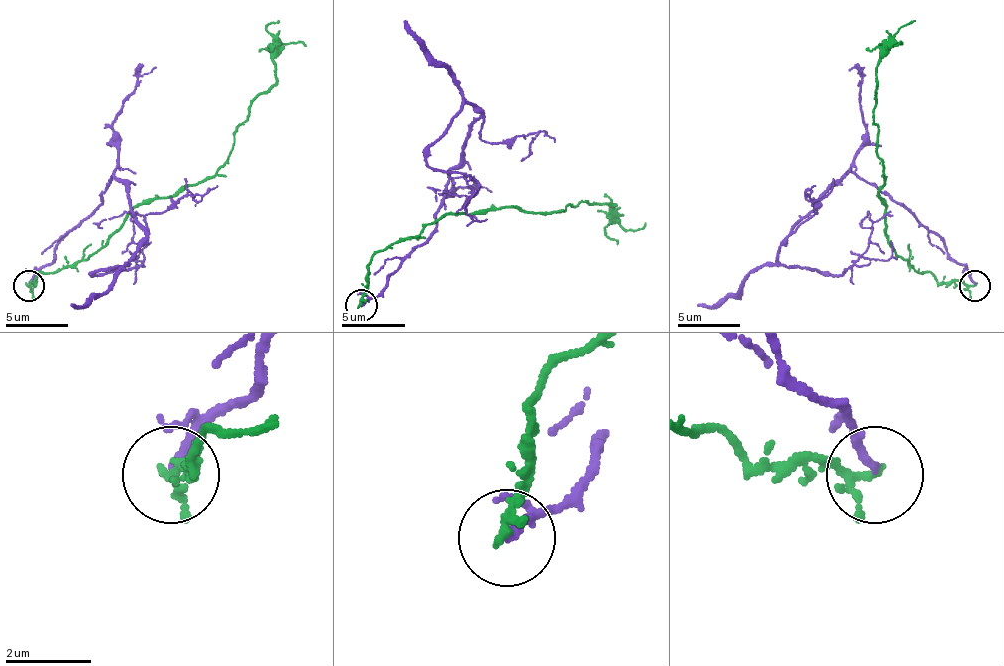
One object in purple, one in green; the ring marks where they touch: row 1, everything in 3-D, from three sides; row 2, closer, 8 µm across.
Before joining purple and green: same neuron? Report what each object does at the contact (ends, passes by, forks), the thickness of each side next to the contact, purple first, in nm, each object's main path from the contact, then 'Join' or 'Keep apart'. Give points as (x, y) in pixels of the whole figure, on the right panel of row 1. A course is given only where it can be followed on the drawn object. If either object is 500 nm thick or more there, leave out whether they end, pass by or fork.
At the ring purple ends. At the ring green passes by. Thickness 200 nm (purple) against 170 nm. Course of purple: (974, 286), (946, 245), (852, 174), (778, 258), (846, 270), (871, 239), (868, 211), (862, 224), (874, 227). Course of green: (974, 286), (939, 283), (921, 273), (890, 242), (877, 158), (877, 62), (893, 37), (915, 21). Keep apart

